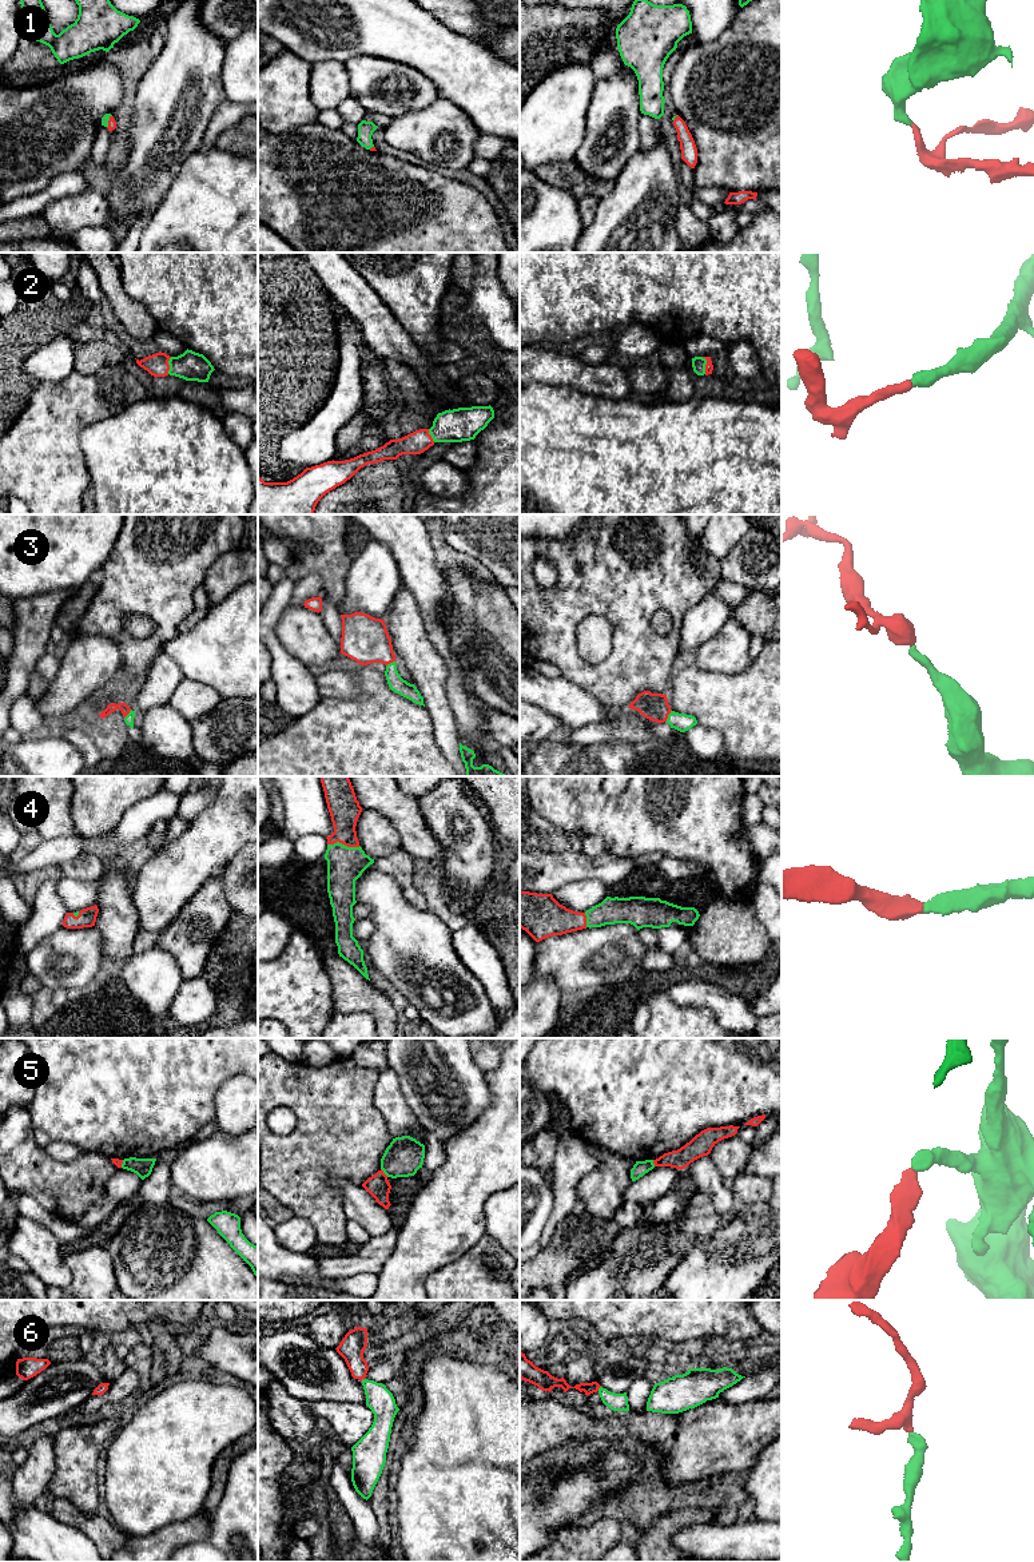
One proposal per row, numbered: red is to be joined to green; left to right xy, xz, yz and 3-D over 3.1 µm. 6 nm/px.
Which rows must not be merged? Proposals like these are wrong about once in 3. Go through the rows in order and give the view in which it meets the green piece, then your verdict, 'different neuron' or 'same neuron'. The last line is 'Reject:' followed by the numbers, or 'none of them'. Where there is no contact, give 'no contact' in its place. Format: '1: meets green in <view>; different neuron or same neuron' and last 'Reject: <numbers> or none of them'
1: meets green in xy; same neuron
2: meets green in yz; same neuron
3: meets green in yz; same neuron
4: meets green in xz; same neuron
5: meets green in xz; different neuron
6: meets green in yz; same neuron
Reject: 5

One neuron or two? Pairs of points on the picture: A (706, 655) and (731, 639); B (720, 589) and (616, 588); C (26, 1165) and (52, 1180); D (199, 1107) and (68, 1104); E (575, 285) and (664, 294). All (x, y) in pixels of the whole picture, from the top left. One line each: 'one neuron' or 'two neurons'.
A: one neuron
B: two neurons
C: one neuron
D: one neuron
E: one neuron

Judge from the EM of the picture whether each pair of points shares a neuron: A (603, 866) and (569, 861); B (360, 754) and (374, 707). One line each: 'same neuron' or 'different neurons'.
A: same neuron
B: same neuron

